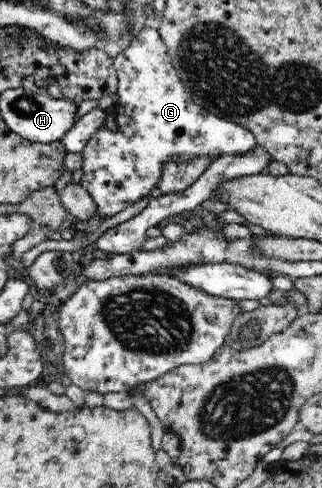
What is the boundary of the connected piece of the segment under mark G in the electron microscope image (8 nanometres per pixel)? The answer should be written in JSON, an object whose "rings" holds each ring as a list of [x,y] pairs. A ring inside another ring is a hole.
{"rings":[[[155,24],[144,27],[142,32],[131,40],[130,45],[113,58],[113,65],[118,77],[115,92],[117,101],[113,107],[116,128],[110,129],[103,123],[79,152],[82,155],[80,166],[82,176],[79,184],[92,197],[96,203],[96,214],[104,217],[104,220],[143,198],[147,197],[150,200],[152,198],[150,193],[160,188],[162,184],[162,171],[167,162],[176,162],[179,165],[198,157],[208,157],[213,161],[221,156],[242,156],[255,151],[258,146],[255,136],[247,128],[218,118],[192,102],[191,96],[186,92],[185,86],[177,75],[167,47],[161,40]]]}

